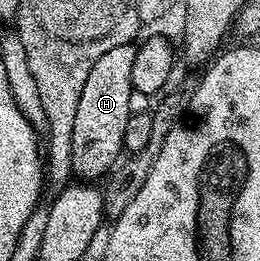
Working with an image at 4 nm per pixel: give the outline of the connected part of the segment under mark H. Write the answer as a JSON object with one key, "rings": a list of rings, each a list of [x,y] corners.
{"rings":[[[117,44],[117,48],[109,48],[109,52],[100,56],[97,64],[89,68],[89,80],[85,80],[85,88],[81,88],[77,117],[73,119],[73,168],[76,179],[102,179],[124,153],[125,126],[133,113],[131,69],[135,51],[136,47],[132,44]]]}

